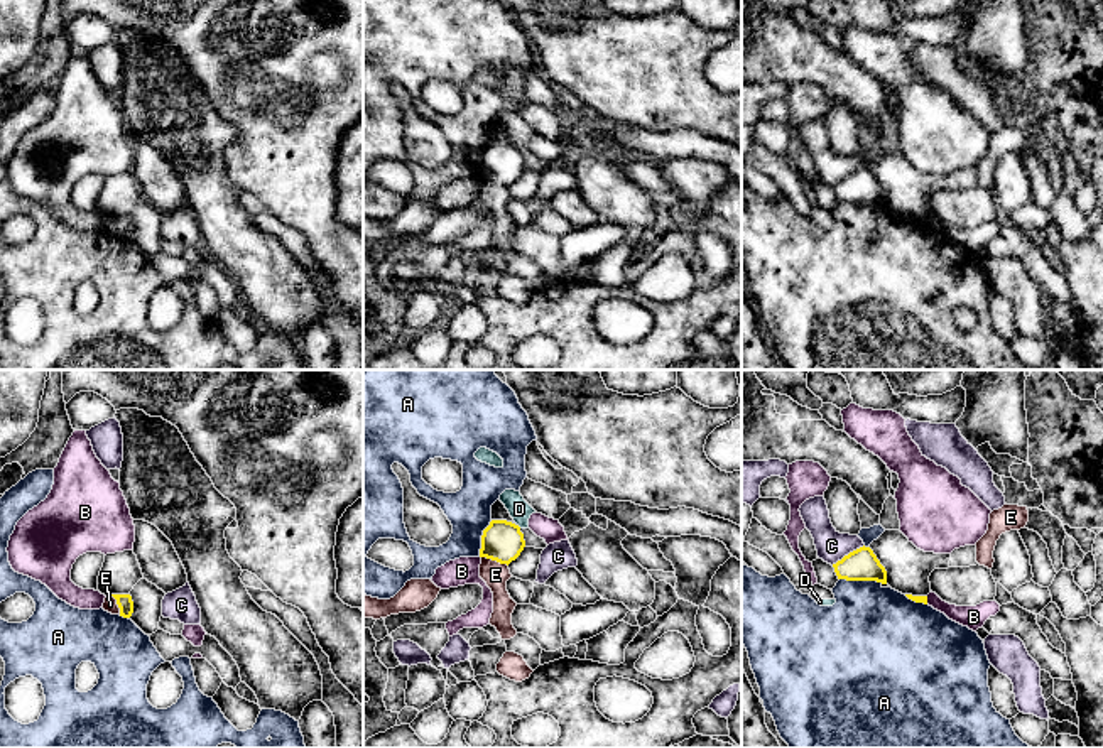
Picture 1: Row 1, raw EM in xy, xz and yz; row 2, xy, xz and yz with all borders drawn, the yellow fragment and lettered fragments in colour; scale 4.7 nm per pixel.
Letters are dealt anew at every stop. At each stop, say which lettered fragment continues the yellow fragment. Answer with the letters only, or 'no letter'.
no letter

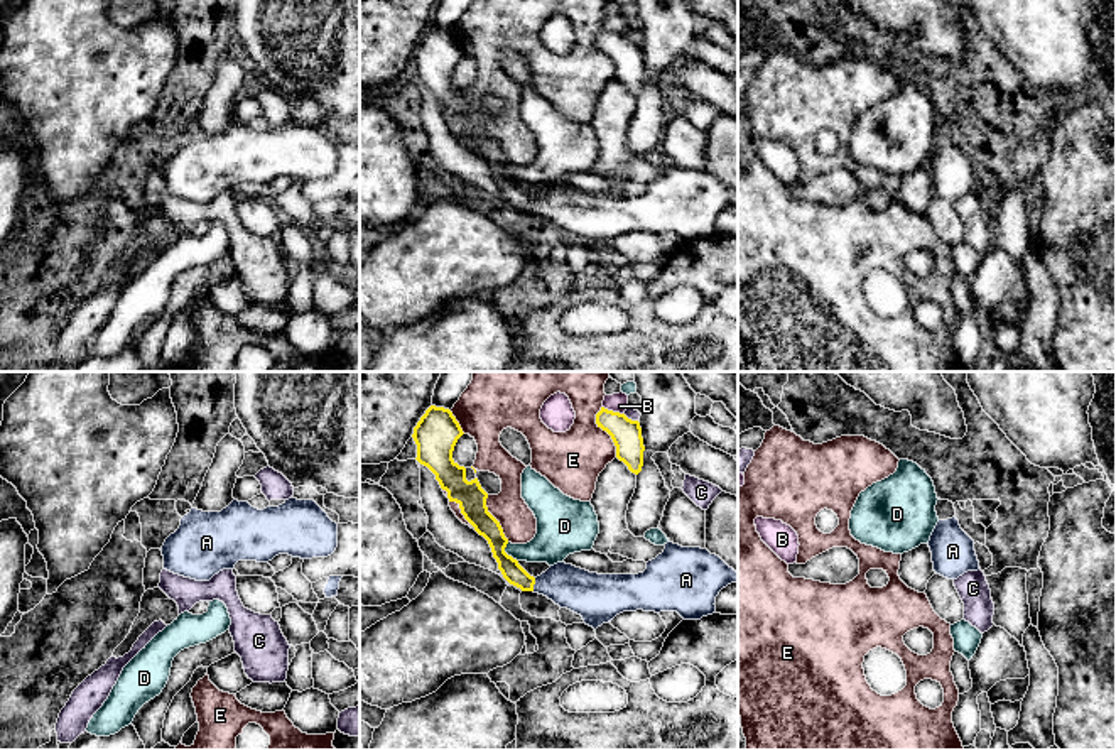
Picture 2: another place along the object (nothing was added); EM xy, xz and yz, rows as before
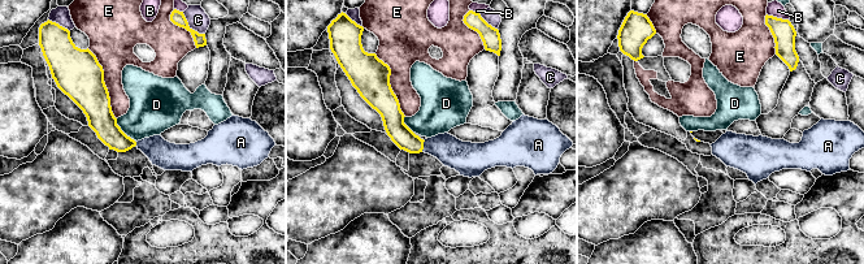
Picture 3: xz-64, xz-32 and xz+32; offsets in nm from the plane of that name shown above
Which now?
A

